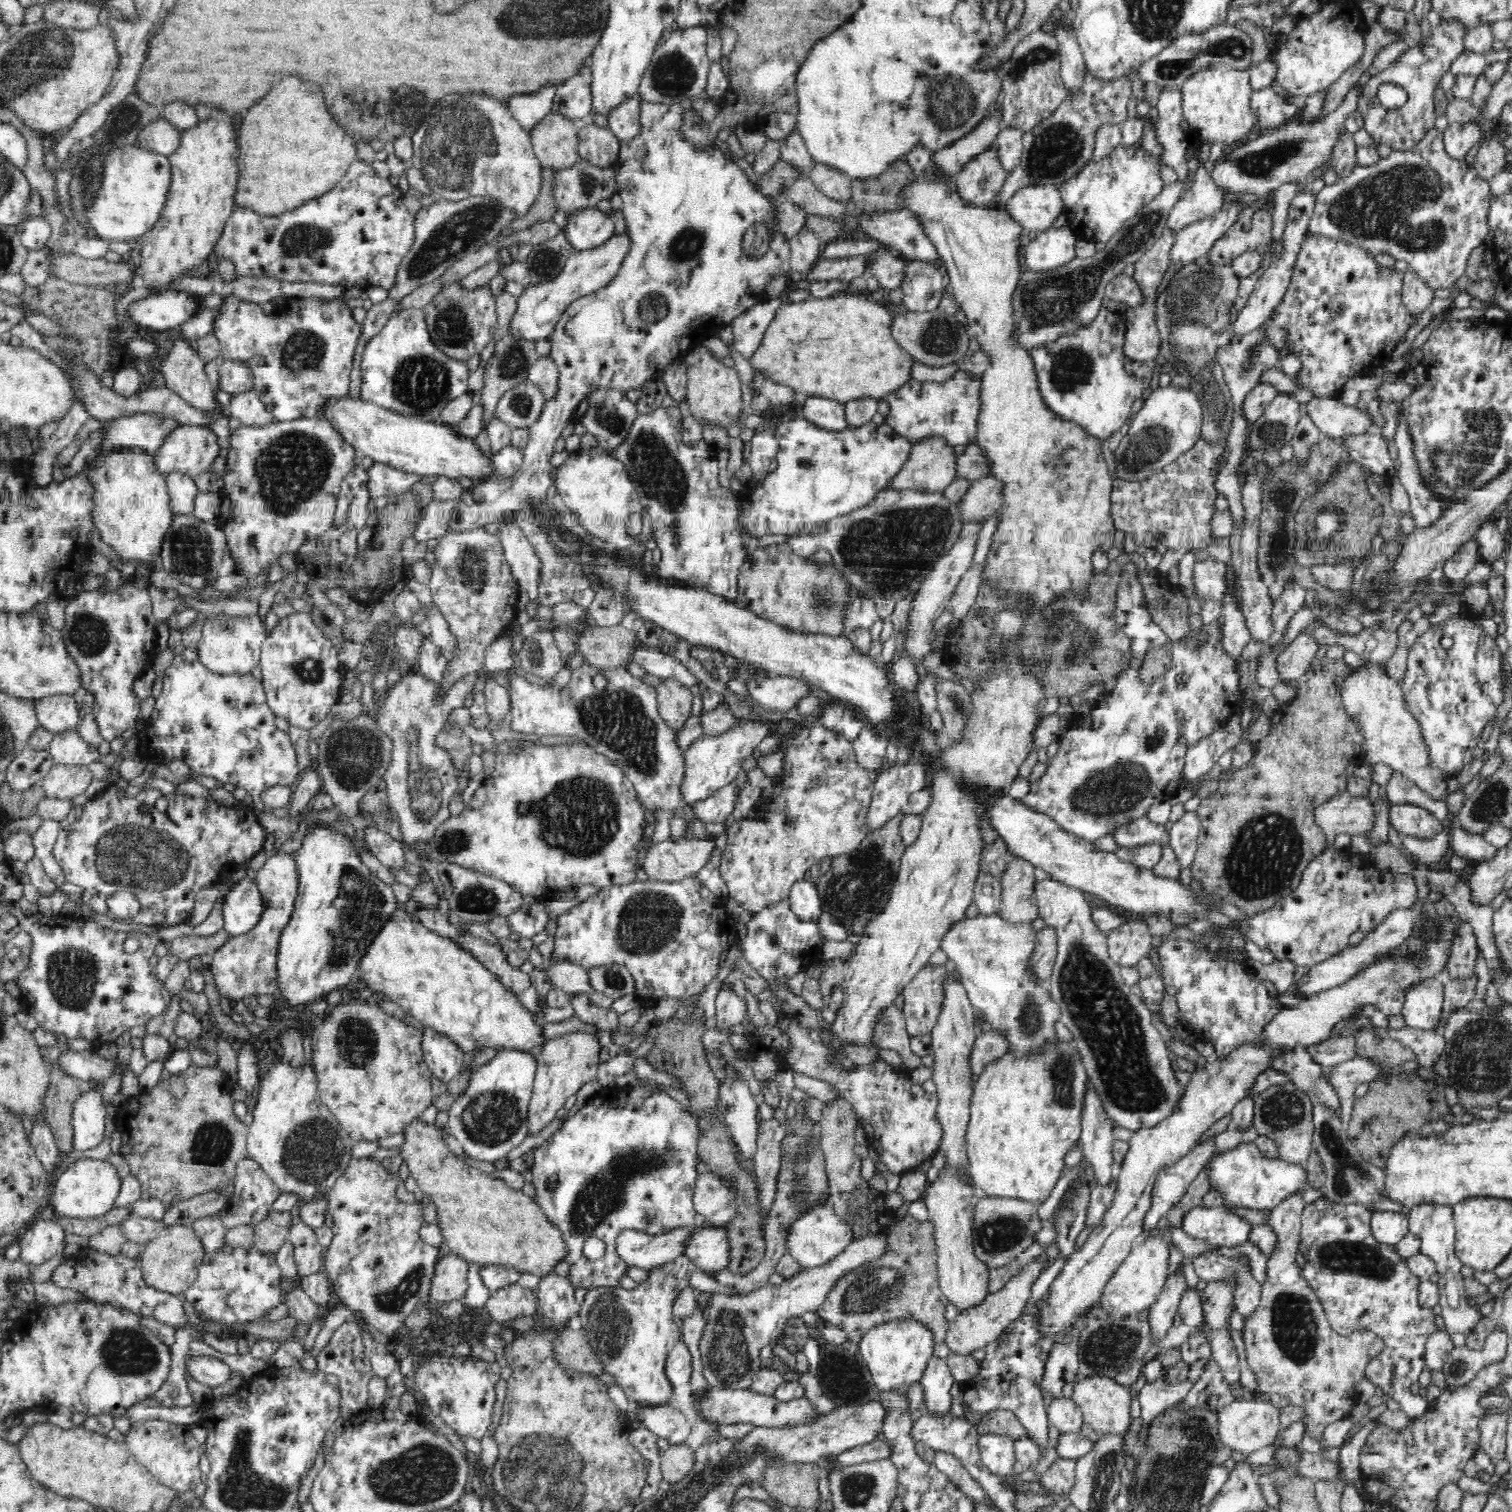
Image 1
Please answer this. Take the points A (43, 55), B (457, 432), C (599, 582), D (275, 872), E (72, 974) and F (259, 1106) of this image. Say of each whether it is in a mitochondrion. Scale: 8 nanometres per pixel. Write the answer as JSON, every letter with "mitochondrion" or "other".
{"A":"mitochondrion","B":"other","C":"other","D":"other","E":"mitochondrion","F":"other"}

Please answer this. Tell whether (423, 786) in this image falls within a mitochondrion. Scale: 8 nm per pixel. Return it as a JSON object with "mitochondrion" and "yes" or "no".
{"mitochondrion":"yes"}

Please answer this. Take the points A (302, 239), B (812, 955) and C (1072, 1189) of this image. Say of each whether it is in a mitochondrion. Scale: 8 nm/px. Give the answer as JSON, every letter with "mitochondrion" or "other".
{"A":"mitochondrion","B":"other","C":"other"}

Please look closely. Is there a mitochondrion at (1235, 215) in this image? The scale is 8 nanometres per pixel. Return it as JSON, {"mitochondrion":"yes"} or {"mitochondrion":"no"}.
{"mitochondrion":"no"}

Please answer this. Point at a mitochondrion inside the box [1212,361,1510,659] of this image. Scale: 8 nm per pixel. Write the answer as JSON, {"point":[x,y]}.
{"point":[1284,495]}

